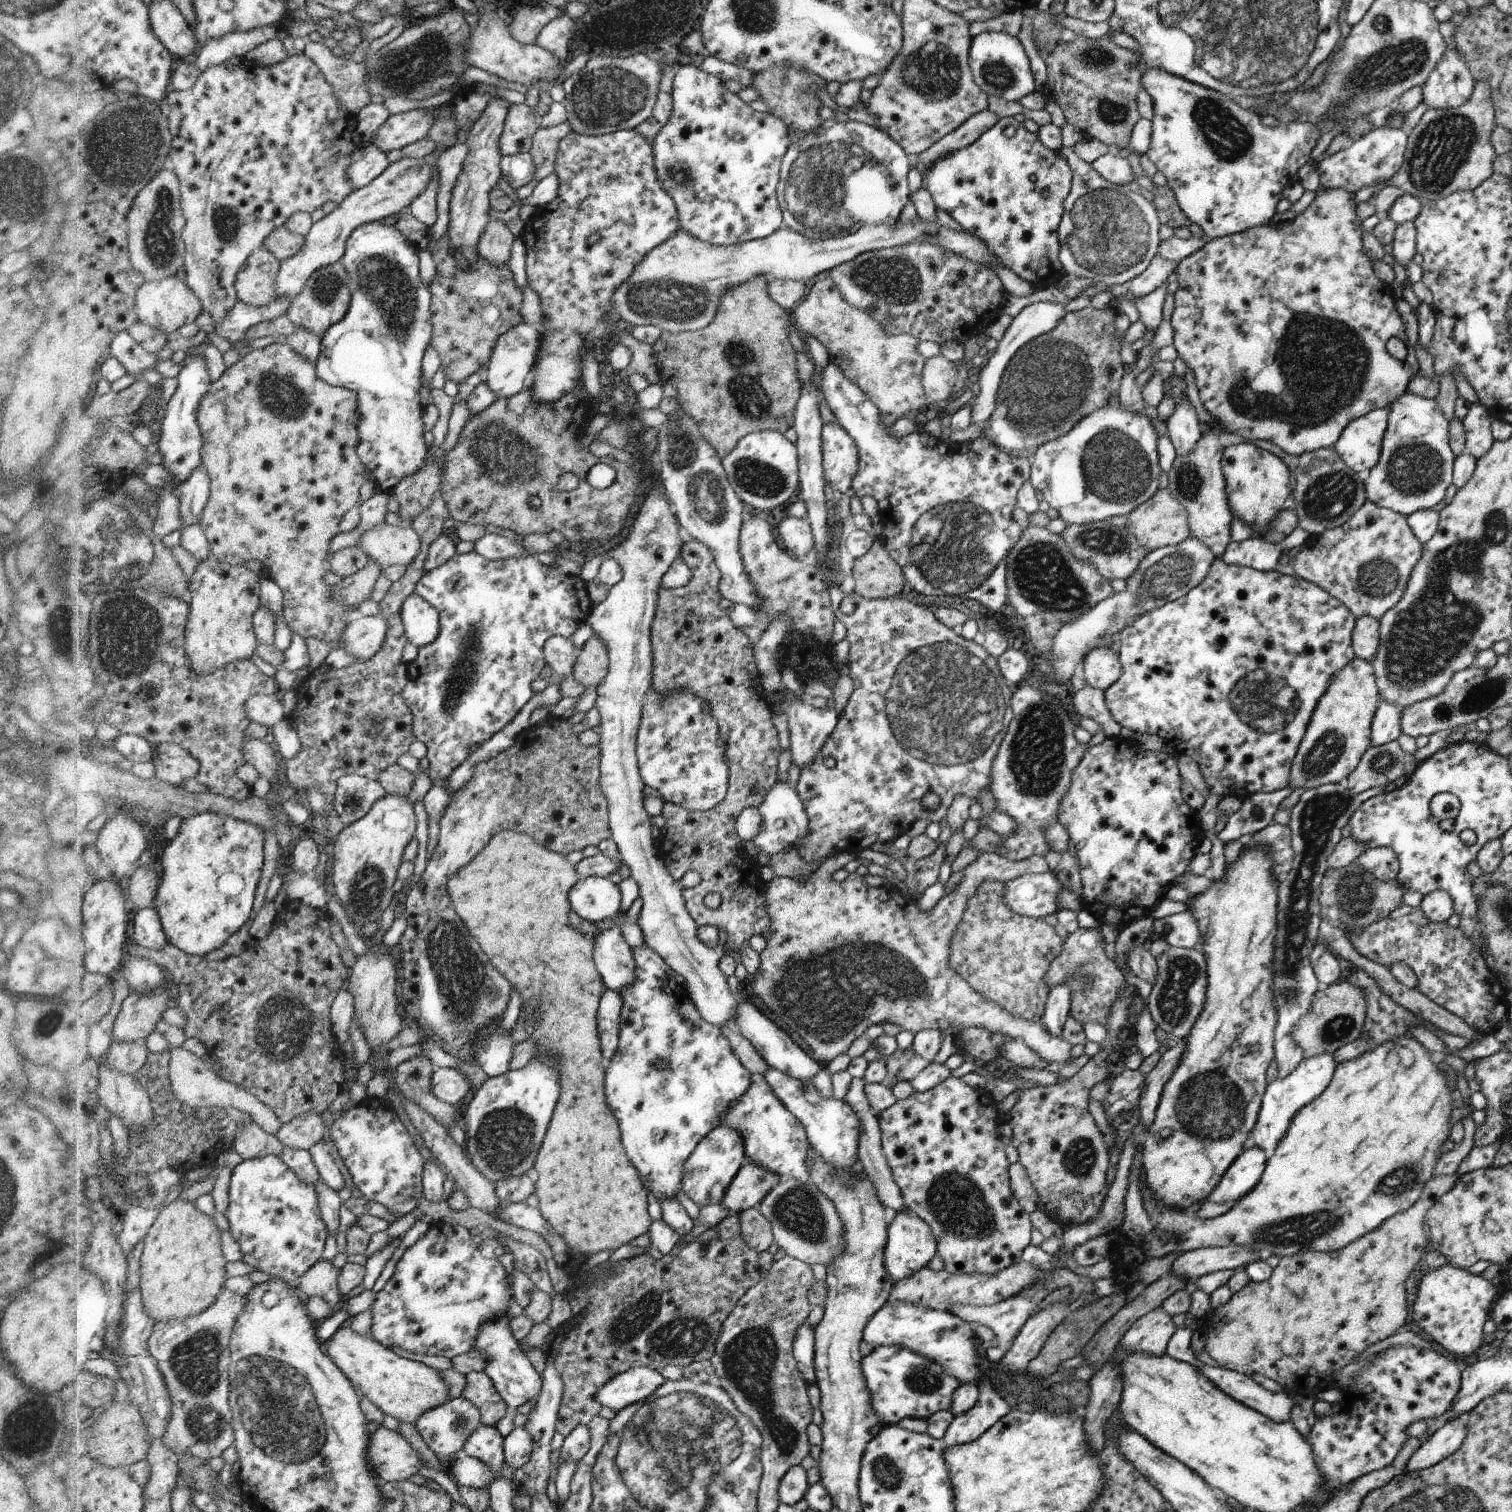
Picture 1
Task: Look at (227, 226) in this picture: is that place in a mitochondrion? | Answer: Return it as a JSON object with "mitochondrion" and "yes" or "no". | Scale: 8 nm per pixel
{"mitochondrion":"yes"}

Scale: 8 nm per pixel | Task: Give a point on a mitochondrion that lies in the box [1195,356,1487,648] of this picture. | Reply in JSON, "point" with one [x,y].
{"point":[1414,467]}

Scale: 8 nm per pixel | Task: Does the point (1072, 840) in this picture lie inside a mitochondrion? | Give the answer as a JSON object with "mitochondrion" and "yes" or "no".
{"mitochondrion":"no"}

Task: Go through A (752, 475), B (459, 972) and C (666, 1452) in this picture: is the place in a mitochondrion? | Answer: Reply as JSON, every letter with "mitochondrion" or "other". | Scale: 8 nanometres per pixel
{"A":"mitochondrion","B":"mitochondrion","C":"mitochondrion"}

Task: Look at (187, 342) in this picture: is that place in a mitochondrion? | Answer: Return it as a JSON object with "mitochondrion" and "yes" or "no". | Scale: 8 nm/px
{"mitochondrion":"no"}

